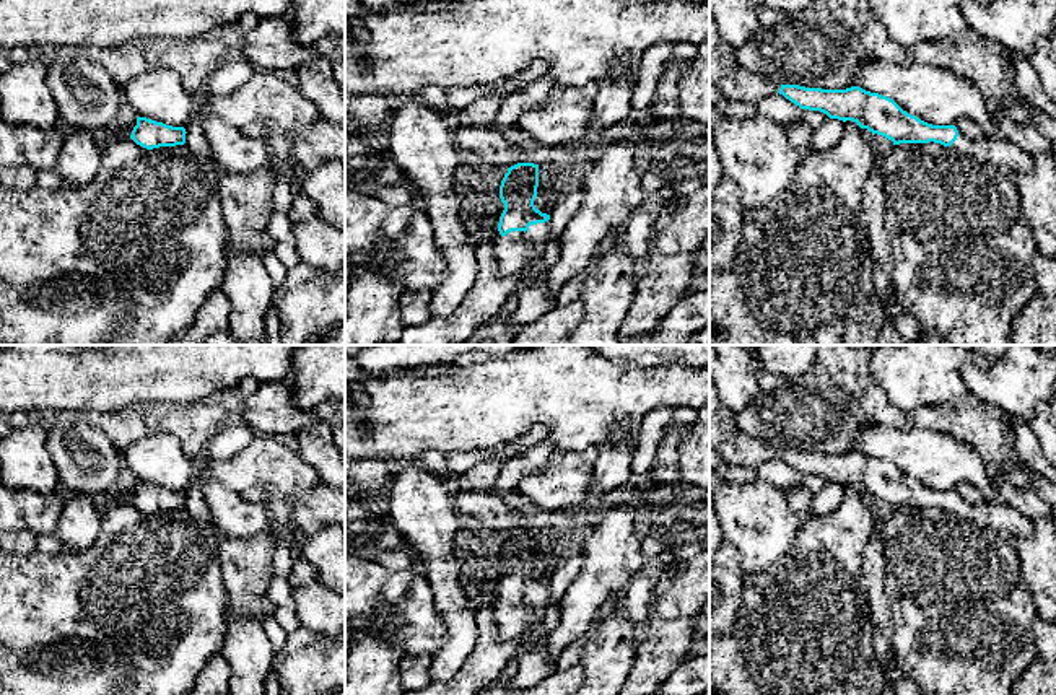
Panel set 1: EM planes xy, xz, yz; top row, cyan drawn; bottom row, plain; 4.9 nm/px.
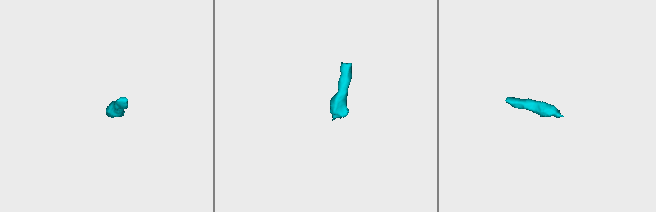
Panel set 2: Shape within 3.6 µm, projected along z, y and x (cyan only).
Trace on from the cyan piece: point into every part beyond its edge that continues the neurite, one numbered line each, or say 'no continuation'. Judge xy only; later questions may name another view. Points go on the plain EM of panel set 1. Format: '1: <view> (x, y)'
no continuation

